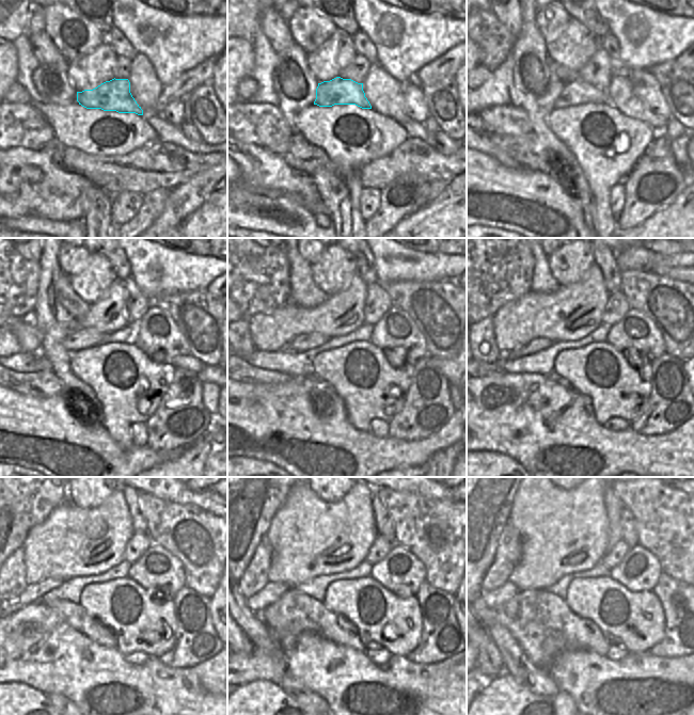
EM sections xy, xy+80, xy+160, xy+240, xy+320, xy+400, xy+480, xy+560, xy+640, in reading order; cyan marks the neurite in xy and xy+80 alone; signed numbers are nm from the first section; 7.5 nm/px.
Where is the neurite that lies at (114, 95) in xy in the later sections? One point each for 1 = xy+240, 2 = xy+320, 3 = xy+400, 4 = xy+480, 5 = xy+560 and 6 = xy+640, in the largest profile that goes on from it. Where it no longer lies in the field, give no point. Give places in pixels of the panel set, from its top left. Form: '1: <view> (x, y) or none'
1: xy+240 (81, 338)
2: xy+320 (304, 342)
3: xy+400 (538, 344)
4: xy+480 (32, 593)
5: xy+560 (271, 591)
6: xy+640 (502, 594)

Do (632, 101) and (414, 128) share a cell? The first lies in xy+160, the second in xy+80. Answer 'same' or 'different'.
different

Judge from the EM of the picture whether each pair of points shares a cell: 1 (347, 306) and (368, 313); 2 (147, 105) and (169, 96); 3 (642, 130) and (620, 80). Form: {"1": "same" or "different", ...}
{"1": "different", "2": "different", "3": "different"}

